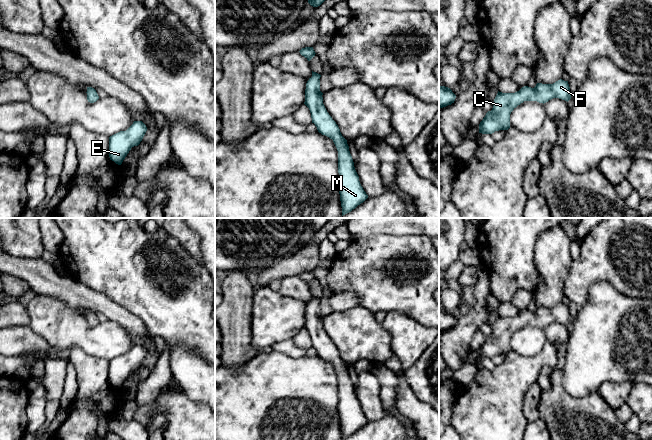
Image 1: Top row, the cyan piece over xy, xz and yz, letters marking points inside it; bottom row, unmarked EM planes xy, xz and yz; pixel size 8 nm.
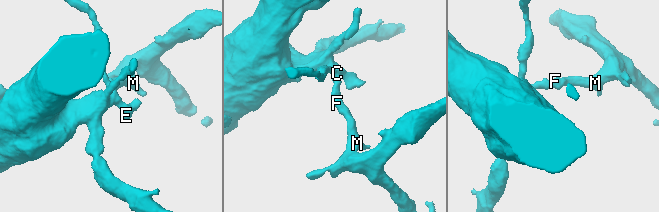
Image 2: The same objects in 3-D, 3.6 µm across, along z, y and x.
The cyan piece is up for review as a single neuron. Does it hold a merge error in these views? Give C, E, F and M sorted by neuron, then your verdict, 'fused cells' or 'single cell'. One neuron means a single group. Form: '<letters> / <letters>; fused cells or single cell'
C E F M; single cell

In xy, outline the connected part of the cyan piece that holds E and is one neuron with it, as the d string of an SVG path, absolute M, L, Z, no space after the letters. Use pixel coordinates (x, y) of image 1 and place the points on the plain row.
M134 345L126 354L109 361L109 381L116 388L121 389L132 371L138 370L147 355L142 345Z

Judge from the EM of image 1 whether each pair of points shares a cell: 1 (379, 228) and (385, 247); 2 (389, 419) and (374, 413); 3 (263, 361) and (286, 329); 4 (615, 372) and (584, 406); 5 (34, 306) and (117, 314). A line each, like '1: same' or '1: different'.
1: different
2: different
3: different
4: different
5: different

